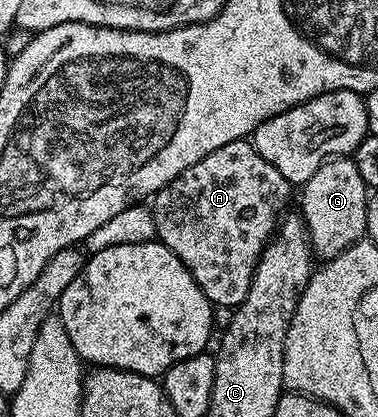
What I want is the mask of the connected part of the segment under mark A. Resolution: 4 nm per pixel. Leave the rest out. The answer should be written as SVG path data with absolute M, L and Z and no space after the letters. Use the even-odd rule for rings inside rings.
M247 139L229 141L229 145L221 145L221 149L213 149L213 153L201 157L201 161L197 161L197 165L189 165L189 169L185 169L182 175L169 181L163 188L155 192L151 207L151 216L155 218L155 234L158 242L165 244L183 262L185 269L189 269L193 281L197 281L201 293L205 293L205 297L212 305L216 308L234 309L241 301L245 301L245 293L249 293L249 285L253 285L253 273L259 264L259 255L266 249L267 242L275 234L277 224L285 211L283 206L286 205L291 191L293 191L292 183L285 177L281 177L281 173L277 173L277 169L273 169L273 165L269 165L269 161L265 161L265 157L261 157L261 153L257 153L254 142Z

